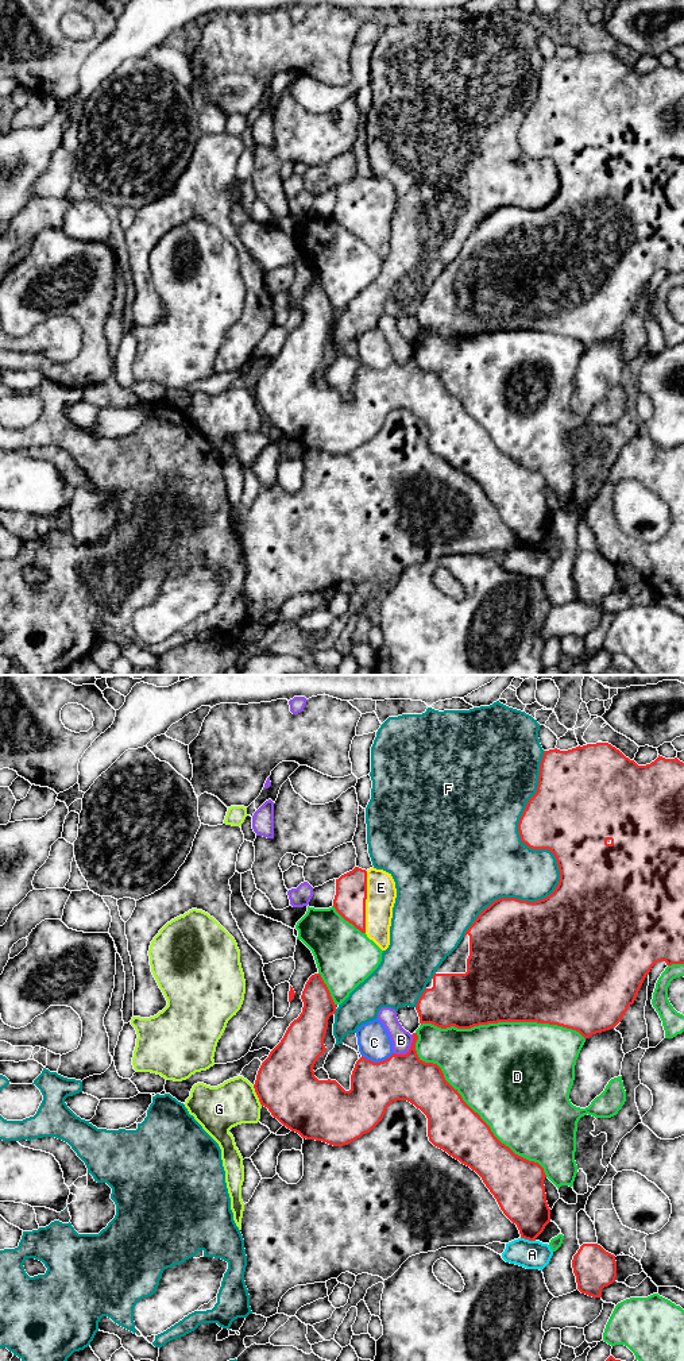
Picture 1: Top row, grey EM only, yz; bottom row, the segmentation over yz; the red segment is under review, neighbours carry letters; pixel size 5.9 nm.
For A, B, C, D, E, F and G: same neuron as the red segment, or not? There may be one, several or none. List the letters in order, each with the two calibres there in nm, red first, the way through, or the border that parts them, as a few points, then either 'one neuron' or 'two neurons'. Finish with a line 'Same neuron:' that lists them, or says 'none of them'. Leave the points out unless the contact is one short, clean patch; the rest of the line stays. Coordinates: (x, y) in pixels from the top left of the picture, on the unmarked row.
A: 280/180 nm | two neurons
B: 280/120 nm | two neurons
C: 280/190 nm | two neurons
D: 300/500 nm | two neurons
E: 190/180 nm | one neuron
F: 440/320 nm | two neurons
G: 360/280 nm | two neurons
Same neuron: E

